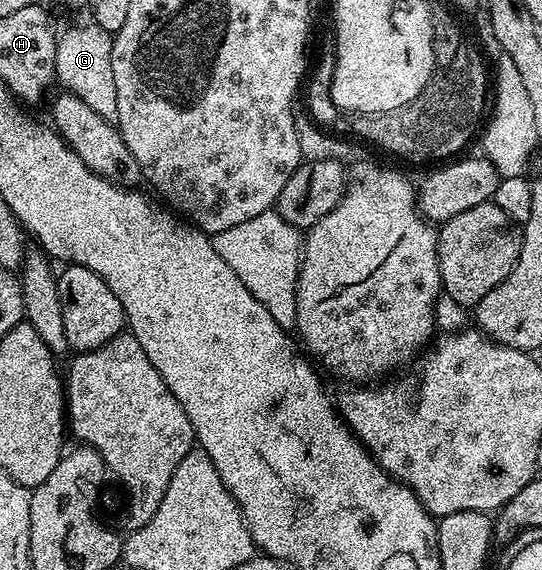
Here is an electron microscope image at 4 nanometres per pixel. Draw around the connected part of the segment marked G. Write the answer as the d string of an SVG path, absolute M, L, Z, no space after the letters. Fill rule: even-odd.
M94 25L88 27L67 27L58 32L55 78L66 90L71 91L89 109L101 113L101 117L117 120L117 88L113 82L113 61L111 60L112 32Z

